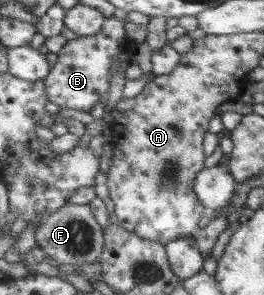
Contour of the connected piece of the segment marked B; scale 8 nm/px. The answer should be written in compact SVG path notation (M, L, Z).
M108 17L98 35L79 37L67 41L57 53L57 62L45 78L46 96L49 102L60 108L90 113L103 94L110 90L110 66L112 58L118 56L118 46L128 43L122 20Z

